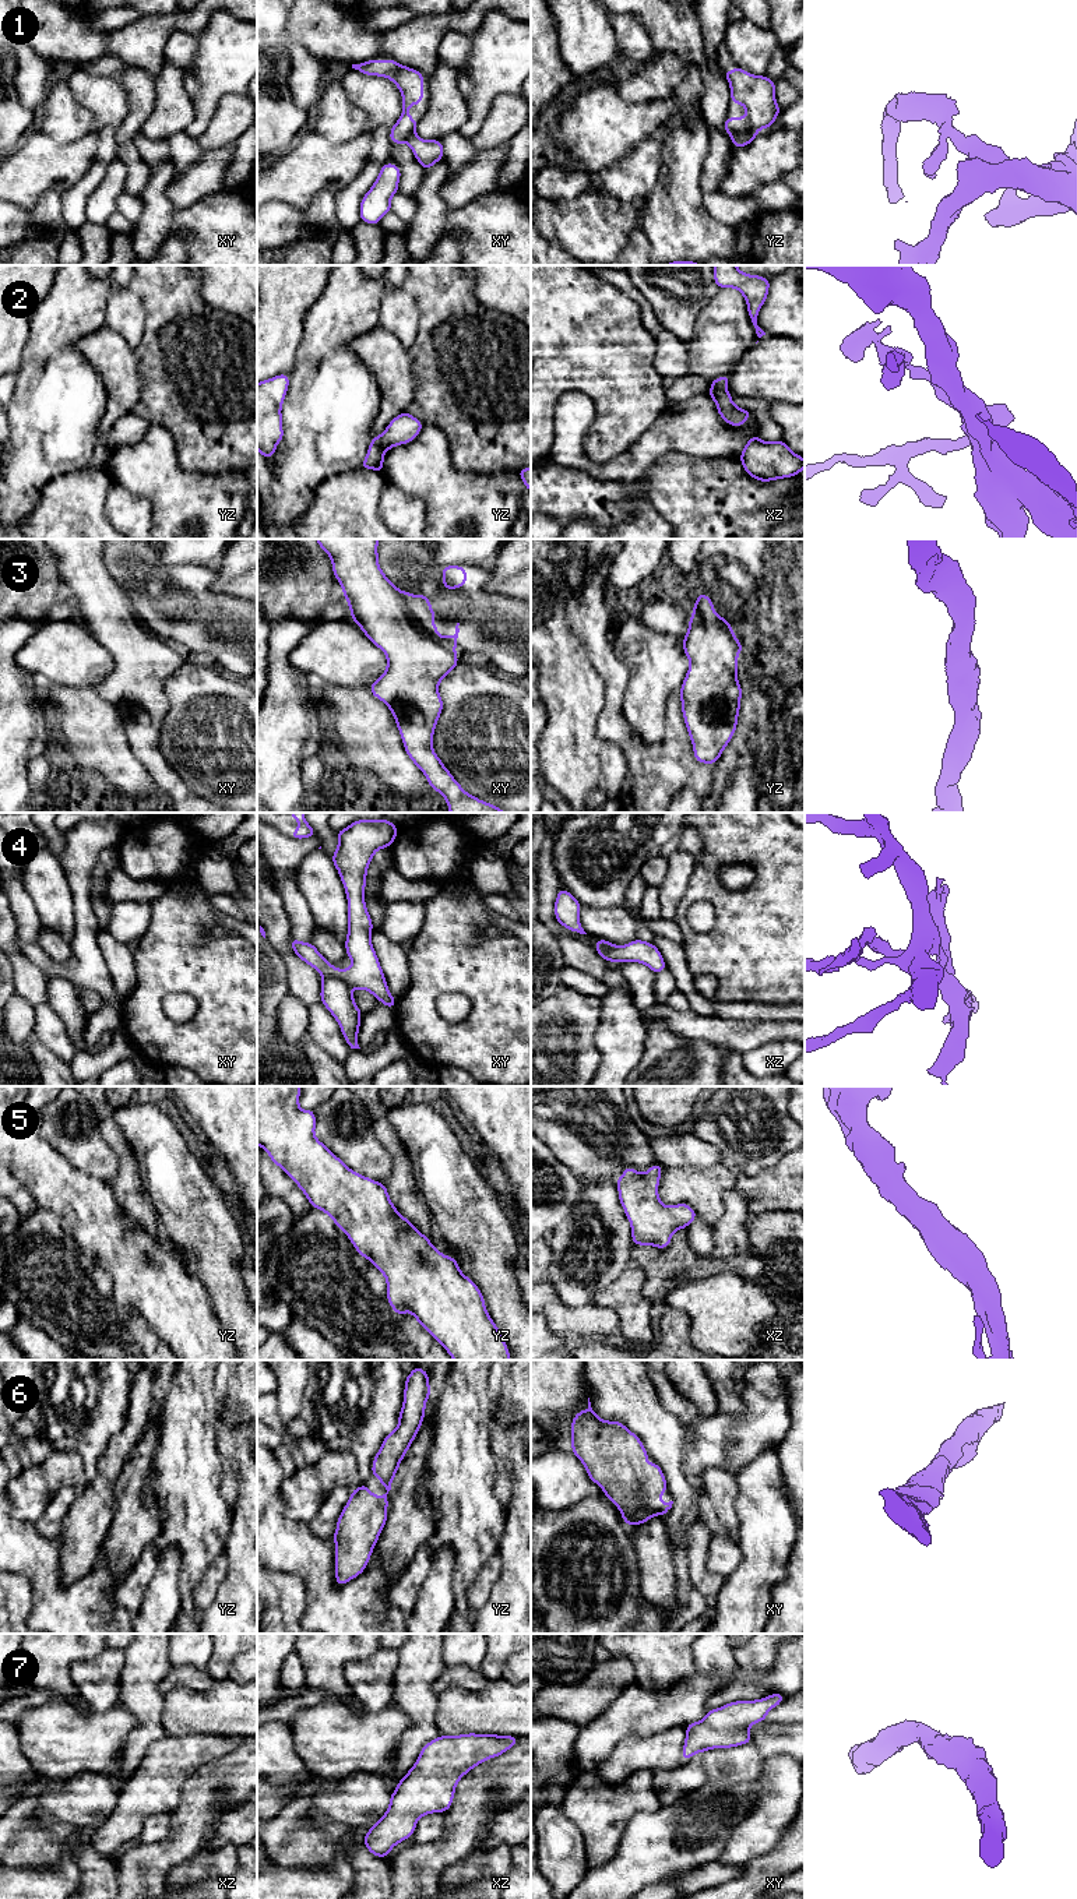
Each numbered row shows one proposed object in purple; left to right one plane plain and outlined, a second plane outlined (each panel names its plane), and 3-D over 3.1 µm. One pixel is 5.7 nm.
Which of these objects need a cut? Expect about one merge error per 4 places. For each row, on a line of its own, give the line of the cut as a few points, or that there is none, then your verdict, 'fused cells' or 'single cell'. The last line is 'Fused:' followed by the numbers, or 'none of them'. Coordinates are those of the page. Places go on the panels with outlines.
1: cut in yz along (756, 129), (743, 131), (734, 143); fused cells
2: cut in yz along (376, 437), (384, 451); fused cells
3: cut in xy along (401, 592), (409, 620), (428, 636), (444, 644); fused cells
4: cut in xy along (323, 975), (342, 979), (352, 987); fused cells
5: no cut; single cell
6: no cut; single cell
7: no cut; single cell
Fused: 1, 2, 3, 4

